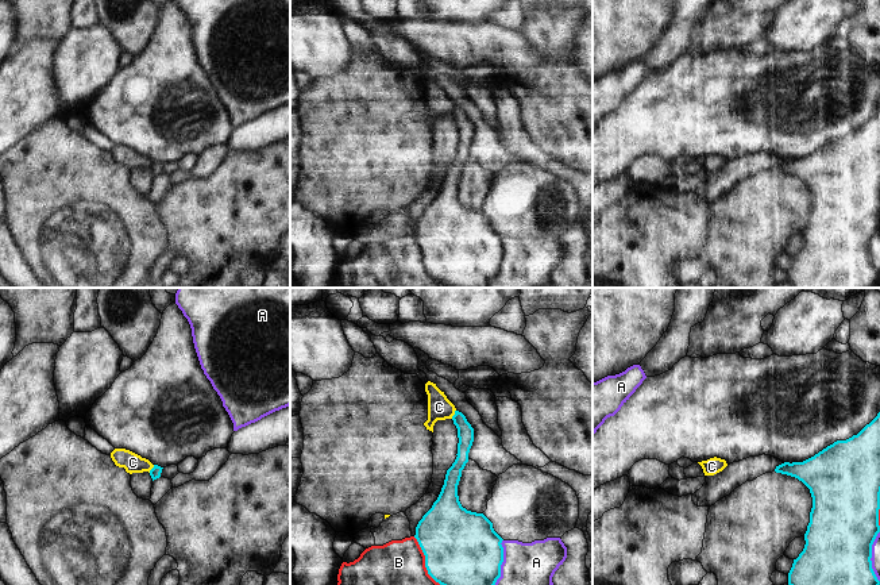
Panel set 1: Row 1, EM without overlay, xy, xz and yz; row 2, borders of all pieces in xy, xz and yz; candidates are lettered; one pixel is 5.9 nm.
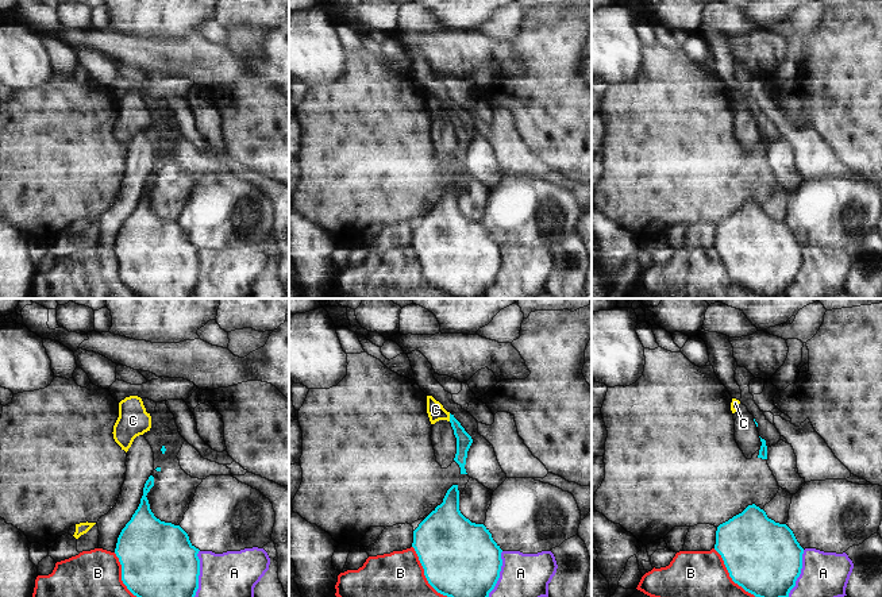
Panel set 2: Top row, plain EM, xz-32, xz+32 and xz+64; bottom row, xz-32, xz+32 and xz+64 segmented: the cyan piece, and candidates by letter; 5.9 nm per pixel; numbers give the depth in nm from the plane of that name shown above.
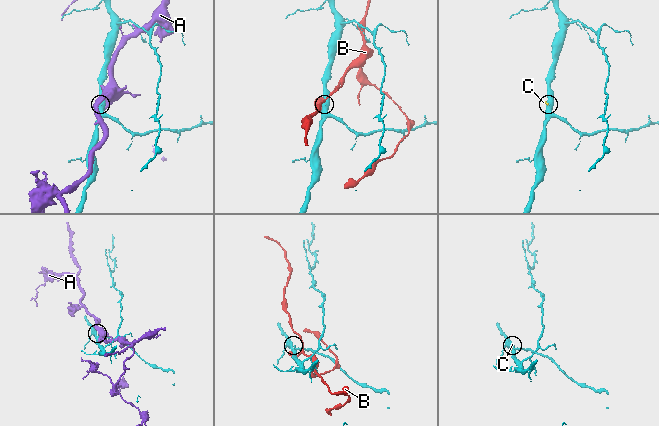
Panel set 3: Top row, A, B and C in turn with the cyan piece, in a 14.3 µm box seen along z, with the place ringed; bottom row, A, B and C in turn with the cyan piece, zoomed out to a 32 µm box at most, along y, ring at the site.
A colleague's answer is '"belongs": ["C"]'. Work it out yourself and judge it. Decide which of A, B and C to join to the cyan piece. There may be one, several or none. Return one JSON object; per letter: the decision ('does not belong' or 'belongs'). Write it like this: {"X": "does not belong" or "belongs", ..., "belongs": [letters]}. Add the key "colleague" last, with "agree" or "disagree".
{"A": "does not belong", "B": "does not belong", "C": "does not belong", "belongs": [], "colleague": "disagree"}

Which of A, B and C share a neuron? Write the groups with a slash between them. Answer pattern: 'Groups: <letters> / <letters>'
Groups: A / B C.

